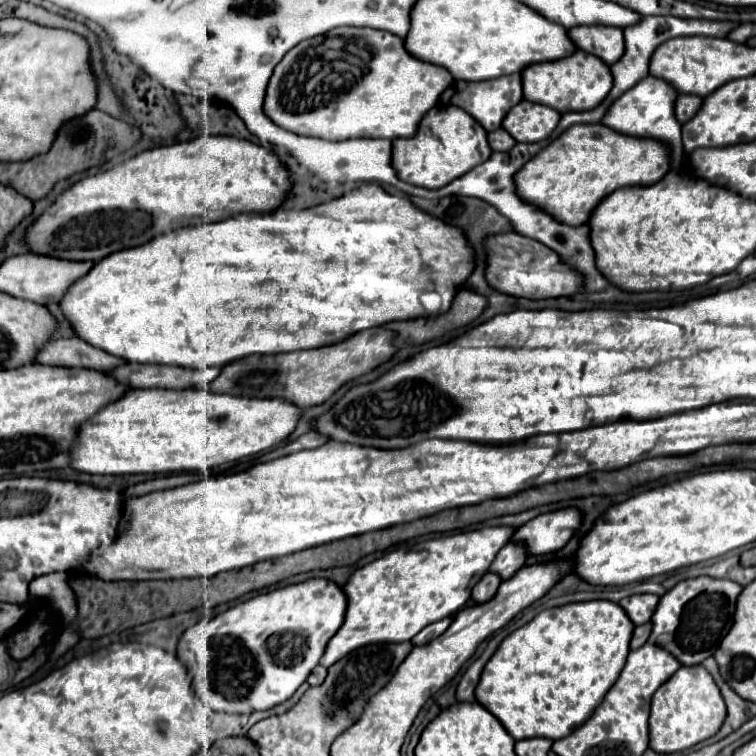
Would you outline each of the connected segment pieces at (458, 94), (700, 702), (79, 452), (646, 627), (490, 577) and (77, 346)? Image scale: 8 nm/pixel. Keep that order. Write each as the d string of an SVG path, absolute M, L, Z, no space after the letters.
M510 74L510 76L500 76L500 78L484 80L484 82L458 80L442 94L440 100L442 104L450 104L450 106L458 106L466 110L474 120L478 120L478 124L482 124L488 132L492 132L502 126L502 120L508 114L508 110L516 106L518 102L522 102L522 78L520 74Z
M680 666L658 692L650 704L650 744L658 754L672 754L686 750L698 742L708 740L718 732L726 718L726 704L720 696L712 676L702 666Z
M206 388L130 390L82 426L80 438L72 448L70 466L88 474L164 474L208 470L224 462L238 462L242 458L272 450L296 430L302 414L304 410L294 408L290 400L254 400L246 396L210 392Z
M648 622L648 624L642 624L642 626L636 626L636 628L634 628L634 634L632 634L632 640L630 640L630 648L636 650L636 648L640 648L642 644L646 644L650 632L652 632L652 624L650 624L650 622Z
M486 574L486 576L482 576L482 580L474 586L472 598L474 598L478 604L488 602L488 600L496 594L498 586L500 586L500 578L498 578L496 574Z
M80 338L52 340L50 344L46 344L46 348L40 350L36 362L50 366L80 366L92 370L110 370L116 368L118 364L126 364L126 360L118 360L116 356L98 350Z

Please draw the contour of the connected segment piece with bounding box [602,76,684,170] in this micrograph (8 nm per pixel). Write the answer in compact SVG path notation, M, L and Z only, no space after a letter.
M646 76L646 80L640 80L634 88L630 88L630 92L624 92L614 106L610 106L610 110L606 112L606 116L602 118L602 124L606 124L608 128L628 134L628 136L638 136L638 138L656 138L662 140L666 144L670 144L672 148L672 170L676 170L682 162L684 150L682 150L682 138L680 138L680 124L674 116L674 100L678 98L678 92L672 88L672 84L668 84L662 78L656 76Z

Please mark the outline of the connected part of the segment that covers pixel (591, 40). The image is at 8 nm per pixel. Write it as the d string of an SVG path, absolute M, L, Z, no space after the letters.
M582 26L582 28L570 28L572 42L606 64L614 64L622 58L624 52L624 36L622 28L606 28L606 26Z

